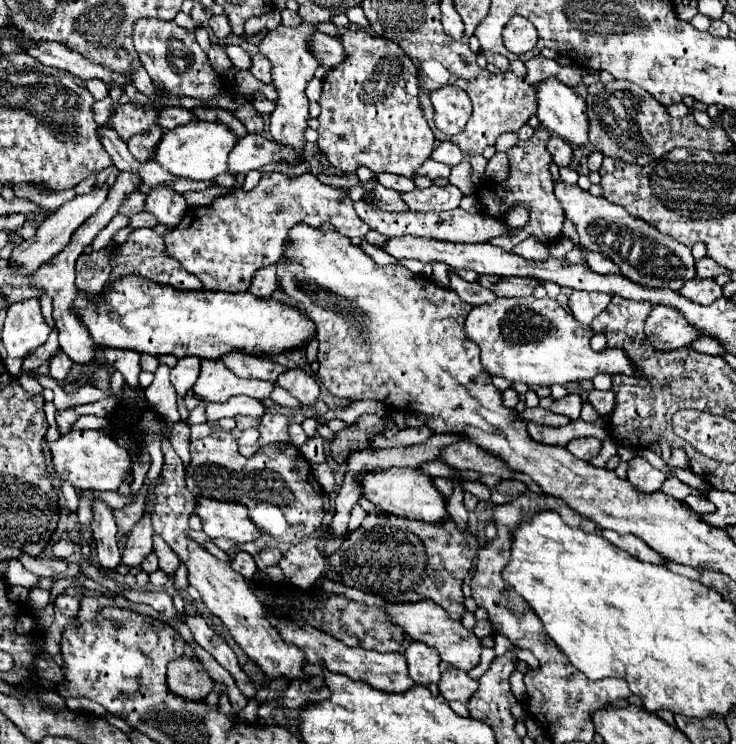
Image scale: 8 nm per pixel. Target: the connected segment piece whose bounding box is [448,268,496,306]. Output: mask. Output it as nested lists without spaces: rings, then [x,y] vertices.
[[[454,268],[448,270],[448,278],[450,278],[450,288],[468,304],[478,306],[478,304],[490,303],[496,300],[496,294],[480,284],[468,284],[466,280],[462,280]]]

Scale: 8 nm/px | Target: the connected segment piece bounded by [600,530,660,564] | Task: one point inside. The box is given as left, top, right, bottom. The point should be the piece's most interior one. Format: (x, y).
(629, 543)

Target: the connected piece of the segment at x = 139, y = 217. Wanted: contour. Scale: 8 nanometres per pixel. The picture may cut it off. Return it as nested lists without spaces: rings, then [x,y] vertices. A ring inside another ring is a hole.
[[[144,212],[130,216],[130,224],[128,224],[128,228],[134,228],[134,230],[136,230],[136,228],[142,228],[142,226],[154,228],[156,222],[152,222],[152,216],[150,216],[150,214],[144,214]]]

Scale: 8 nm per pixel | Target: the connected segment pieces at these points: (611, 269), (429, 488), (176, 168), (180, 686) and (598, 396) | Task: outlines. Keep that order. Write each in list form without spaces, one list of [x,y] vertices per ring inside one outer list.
[[[588,252],[588,264],[598,274],[616,274],[616,272],[620,272],[620,268],[600,252]]]
[[[388,468],[388,470],[364,472],[362,474],[362,498],[370,500],[372,504],[376,504],[388,514],[398,514],[406,518],[440,522],[448,516],[444,496],[436,492],[432,478],[418,468]]]
[[[192,122],[186,126],[178,126],[168,130],[162,140],[158,142],[152,160],[158,162],[164,170],[178,178],[188,180],[214,180],[216,174],[226,170],[228,152],[236,144],[236,136],[224,124],[210,124],[210,122]]]
[[[182,656],[168,664],[168,688],[176,696],[182,696],[192,702],[202,702],[210,694],[212,686],[214,682],[200,666],[200,662]]]
[[[590,390],[588,392],[588,402],[594,406],[594,410],[600,416],[610,416],[612,408],[614,408],[614,392],[612,390]]]

